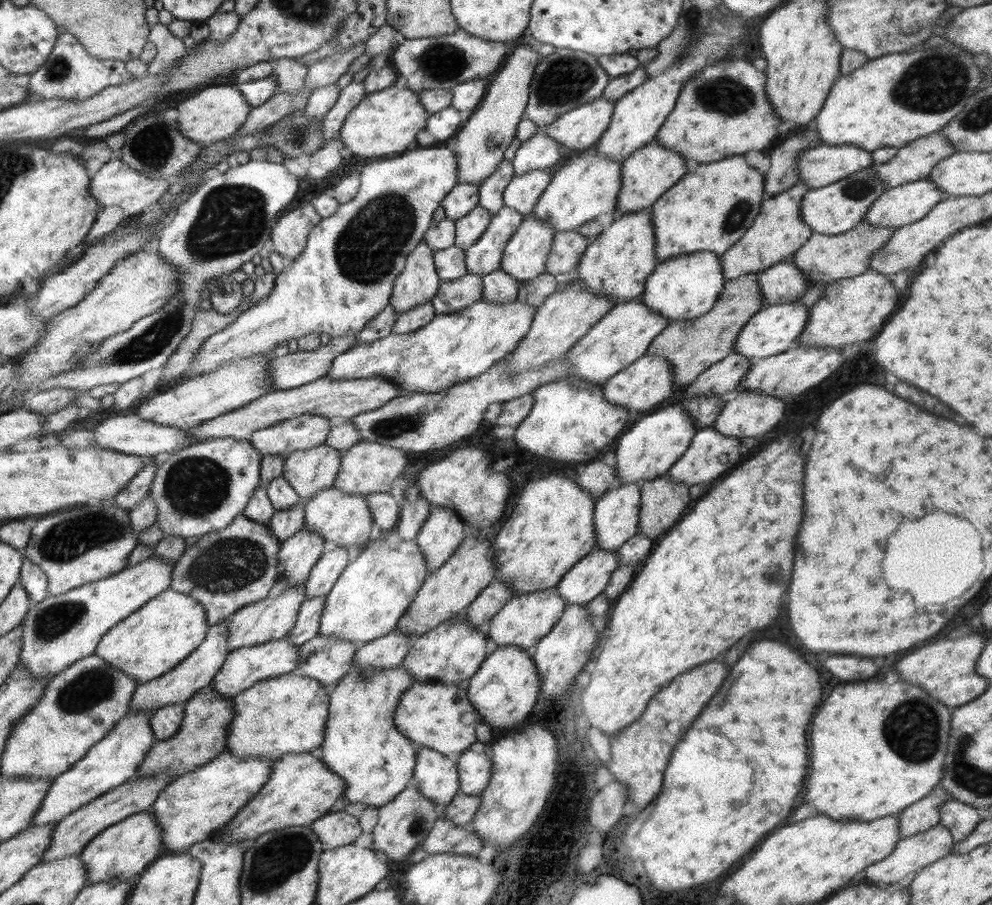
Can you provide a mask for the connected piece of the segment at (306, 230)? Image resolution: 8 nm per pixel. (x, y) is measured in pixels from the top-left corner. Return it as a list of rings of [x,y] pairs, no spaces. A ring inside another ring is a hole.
[[[310,204],[288,212],[275,222],[269,238],[269,247],[287,262],[296,260],[307,245],[310,231],[321,220],[321,216]]]

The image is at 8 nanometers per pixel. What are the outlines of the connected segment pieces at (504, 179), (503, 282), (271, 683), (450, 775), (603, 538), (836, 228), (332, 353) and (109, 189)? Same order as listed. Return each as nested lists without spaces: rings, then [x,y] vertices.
[[[503,159],[498,168],[486,178],[486,181],[479,185],[479,205],[492,215],[496,214],[505,205],[503,193],[514,174],[513,164]]]
[[[501,268],[483,276],[481,298],[494,304],[508,304],[517,300],[520,282],[506,274]]]
[[[293,673],[264,679],[243,690],[233,698],[226,750],[238,758],[263,756],[270,760],[283,754],[315,753],[326,736],[329,692],[316,679]]]
[[[418,747],[415,771],[407,786],[415,786],[440,807],[447,805],[460,788],[455,757]]]
[[[640,483],[622,484],[606,491],[595,502],[594,528],[597,547],[617,550],[639,532]]]
[[[871,166],[859,170],[839,182],[820,189],[810,189],[801,202],[803,221],[820,234],[840,234],[850,230],[863,220],[868,207],[888,190],[886,183],[880,181]]]
[[[359,334],[337,336],[328,345],[321,344],[313,351],[298,350],[280,357],[272,355],[269,372],[273,388],[276,391],[296,388],[325,376],[336,356],[356,346]]]
[[[110,160],[91,178],[90,195],[96,199],[100,208],[120,206],[127,217],[142,214],[142,210],[158,203],[168,192],[170,186],[169,179],[148,178],[145,174],[138,173],[128,165],[124,165],[122,160],[112,160],[112,162]]]

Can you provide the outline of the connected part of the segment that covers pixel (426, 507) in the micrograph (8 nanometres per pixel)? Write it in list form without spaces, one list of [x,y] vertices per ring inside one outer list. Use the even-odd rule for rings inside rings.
[[[419,497],[413,502],[405,499],[400,508],[400,520],[394,526],[396,536],[401,540],[415,540],[425,519],[429,518],[432,504],[424,497]]]

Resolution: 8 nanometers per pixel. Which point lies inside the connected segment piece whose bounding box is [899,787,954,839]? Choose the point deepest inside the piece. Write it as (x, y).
(922, 815)

